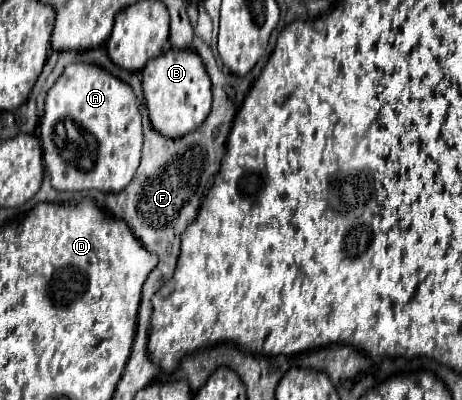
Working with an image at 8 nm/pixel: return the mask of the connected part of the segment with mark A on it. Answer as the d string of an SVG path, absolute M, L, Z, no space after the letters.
M90 63L68 65L48 91L40 123L44 165L58 191L122 191L136 173L142 151L142 115L132 87Z

